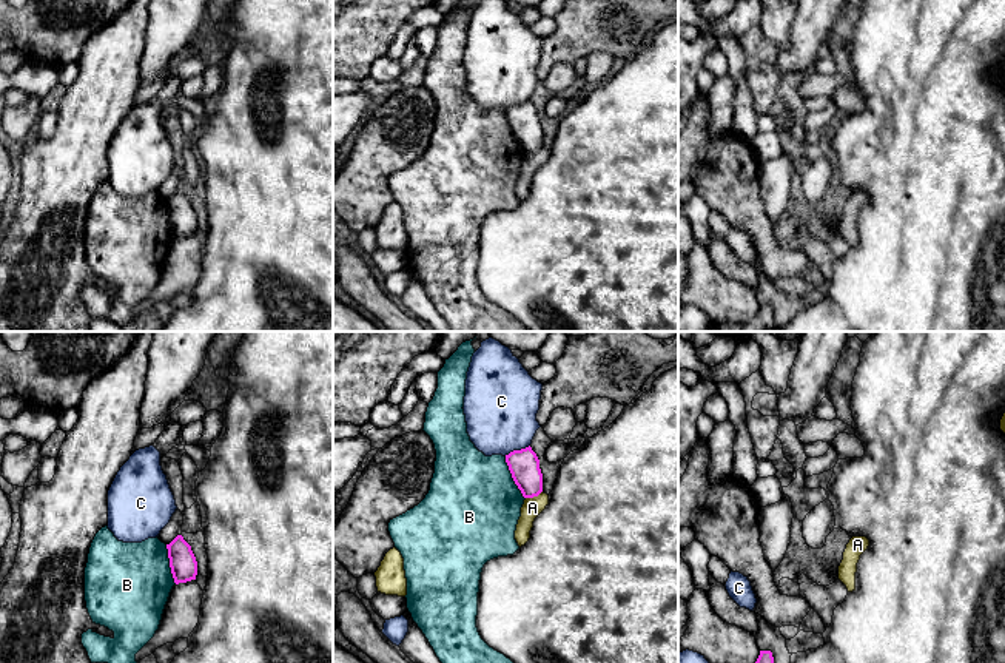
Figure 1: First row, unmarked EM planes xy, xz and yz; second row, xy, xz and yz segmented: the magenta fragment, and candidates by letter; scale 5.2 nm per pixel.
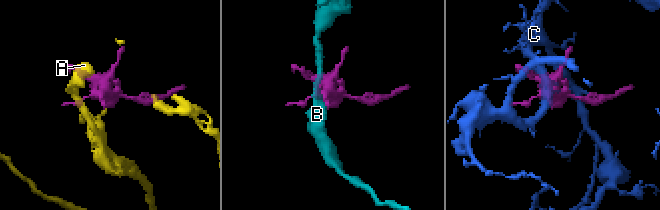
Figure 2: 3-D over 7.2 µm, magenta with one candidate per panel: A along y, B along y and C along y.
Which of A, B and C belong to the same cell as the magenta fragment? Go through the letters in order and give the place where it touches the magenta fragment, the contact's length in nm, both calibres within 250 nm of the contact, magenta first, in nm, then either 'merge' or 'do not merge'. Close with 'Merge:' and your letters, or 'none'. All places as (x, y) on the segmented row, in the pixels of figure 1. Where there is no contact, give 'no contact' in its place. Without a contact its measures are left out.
A: xz (534, 495) | 100 nm | 160/100 nm | do not merge
B: xz (512, 477) | 240 nm | 160/480 nm | do not merge
C: xz (517, 450) | 150 nm | 160/380 nm | do not merge
Merge: none

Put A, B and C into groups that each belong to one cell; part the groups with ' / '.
A / B / C

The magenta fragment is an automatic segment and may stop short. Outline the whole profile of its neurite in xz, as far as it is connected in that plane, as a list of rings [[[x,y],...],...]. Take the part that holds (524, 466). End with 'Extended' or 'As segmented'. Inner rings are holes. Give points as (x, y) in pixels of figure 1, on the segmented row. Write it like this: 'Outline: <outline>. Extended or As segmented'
Outline: [[[530,446],[506,455],[506,463],[524,498],[533,498],[543,492],[539,459]]]. As segmented

